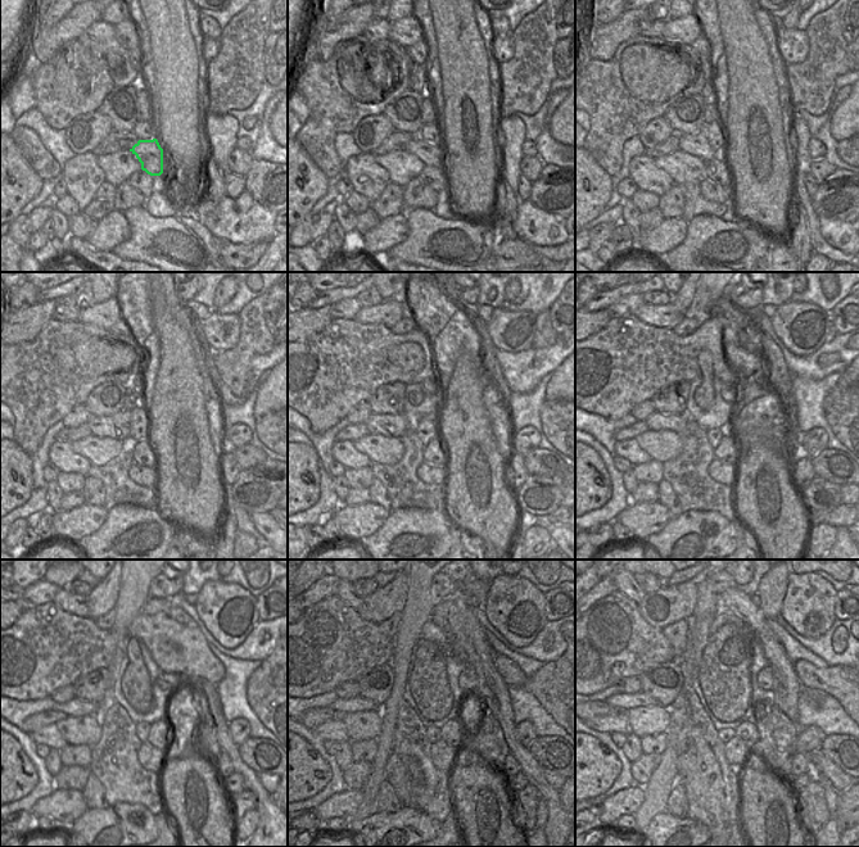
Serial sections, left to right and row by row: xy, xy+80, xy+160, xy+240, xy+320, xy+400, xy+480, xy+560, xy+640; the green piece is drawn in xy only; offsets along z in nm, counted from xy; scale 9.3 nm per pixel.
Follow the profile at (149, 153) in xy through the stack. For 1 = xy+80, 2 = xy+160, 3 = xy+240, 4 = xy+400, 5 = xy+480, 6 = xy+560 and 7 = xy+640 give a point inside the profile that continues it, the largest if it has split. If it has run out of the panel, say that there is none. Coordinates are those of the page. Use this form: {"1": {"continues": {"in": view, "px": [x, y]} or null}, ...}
{"1": {"continues": {"in": "xy+80", "px": [430, 154]}}, "2": {"continues": {"in": "xy+160", "px": [696, 144]}}, "3": {"continues": {"in": "xy+240", "px": [117, 426]}}, "4": {"continues": {"in": "xy+400", "px": [656, 421]}}, "5": {"continues": {"in": "xy+480", "px": [76, 707]}}, "6": {"continues": {"in": "xy+560", "px": [360, 703]}}, "7": {"continues": {"in": "xy+640", "px": [622, 702]}}}

